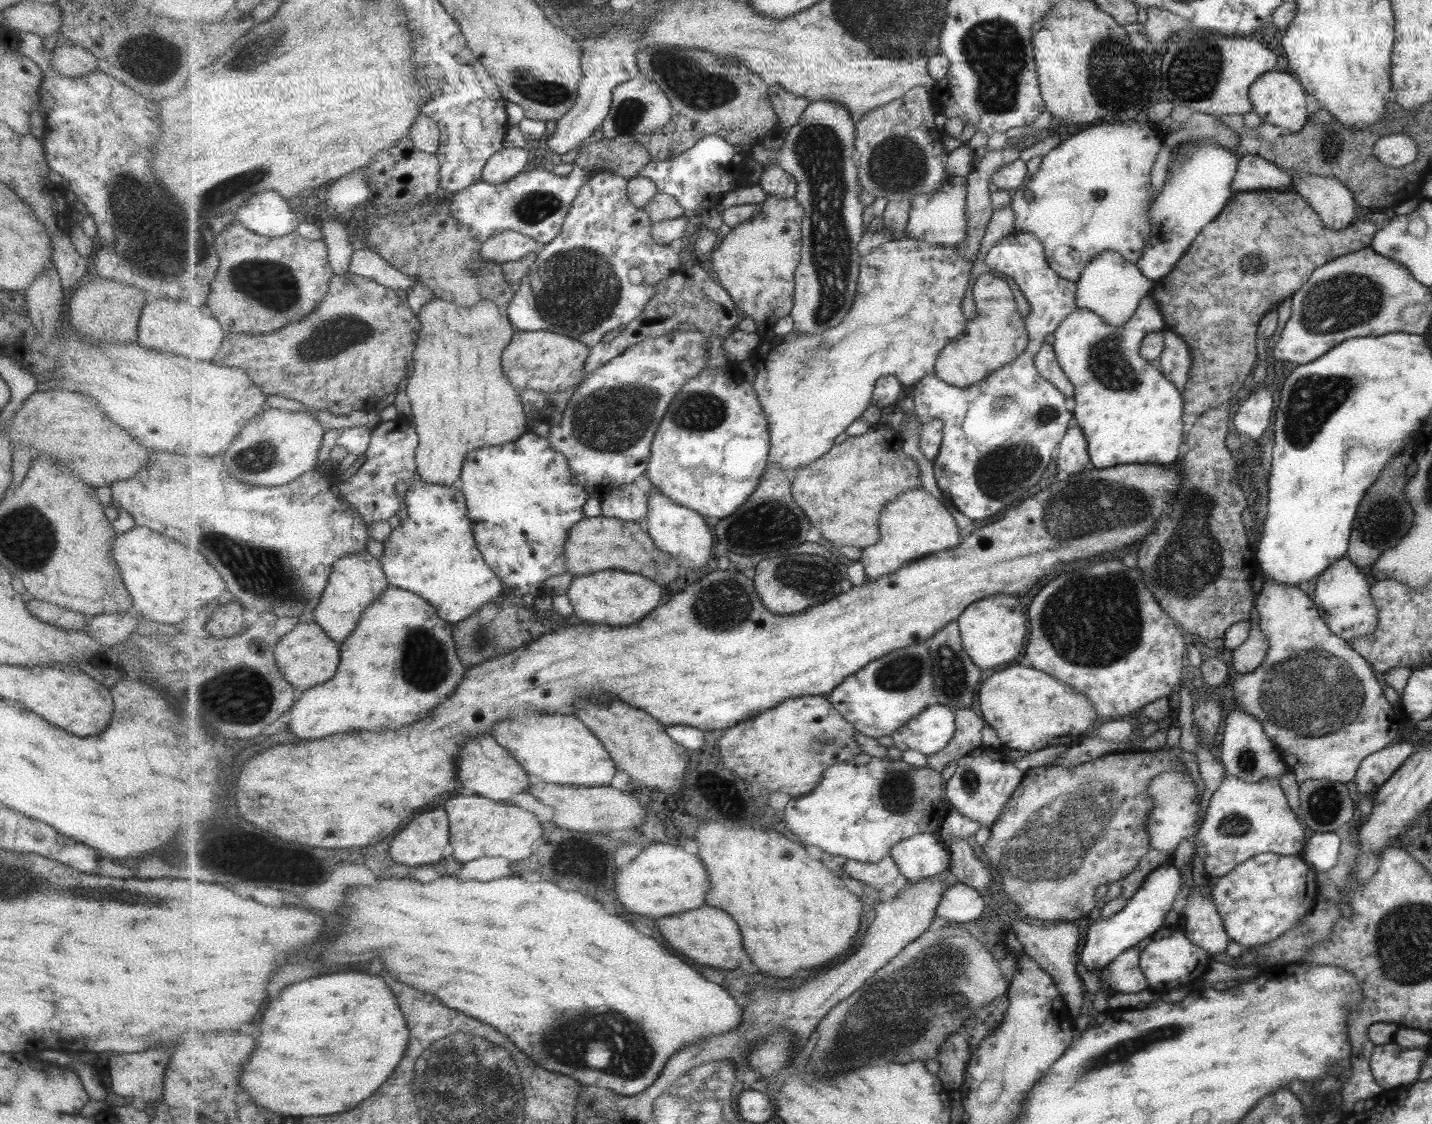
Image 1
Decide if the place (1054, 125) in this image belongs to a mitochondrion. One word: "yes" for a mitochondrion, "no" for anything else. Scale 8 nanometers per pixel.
no

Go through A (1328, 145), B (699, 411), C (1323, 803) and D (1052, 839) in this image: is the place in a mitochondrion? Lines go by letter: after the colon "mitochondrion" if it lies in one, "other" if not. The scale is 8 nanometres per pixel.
A: mitochondrion
B: mitochondrion
C: mitochondrion
D: mitochondrion

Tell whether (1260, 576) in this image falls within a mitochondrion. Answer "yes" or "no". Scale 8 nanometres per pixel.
no

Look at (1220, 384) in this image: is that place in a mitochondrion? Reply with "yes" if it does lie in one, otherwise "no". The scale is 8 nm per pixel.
no

